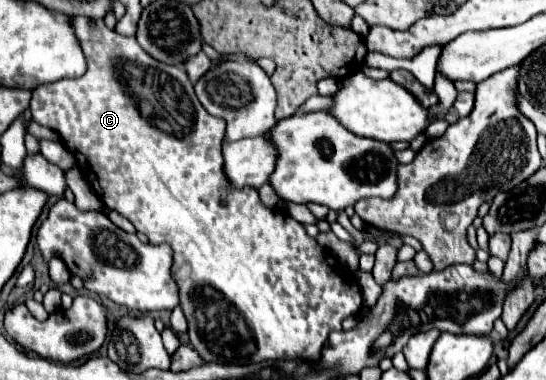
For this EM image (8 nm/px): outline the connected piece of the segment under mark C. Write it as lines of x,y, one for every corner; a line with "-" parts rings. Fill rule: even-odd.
73,16
69,18
71,26
75,28
75,36
83,48
85,60
87,60
87,72
81,78
73,80
59,80
55,84
41,84
33,90
31,98
31,112
33,120
39,124
55,130
61,136
61,142
65,148
77,158
79,170
85,174
87,182
93,186
97,196
103,200
103,204
109,210
117,210
121,216
125,216
137,232
145,234
149,242
153,244
169,244
173,248
173,278
179,286
181,296
181,308
189,320
189,338
193,348
203,356
207,362
221,362
221,364
249,364
259,360
319,360
319,352
323,352
323,344
327,344
327,336
333,330
341,330
341,322
357,314
363,306
361,288
355,278
355,274
345,268
331,252
321,248
313,238
309,238
303,230
303,226
293,220
287,212
265,208
259,202
259,194
253,188
233,190
223,174
223,158
221,158
221,142
225,136
225,122
221,118
211,116
205,112
201,102
197,100
193,92
193,84
185,72
185,68
169,66
163,62
157,62
151,58
133,36
119,36
115,30
107,28
103,20
87,20
87,16

